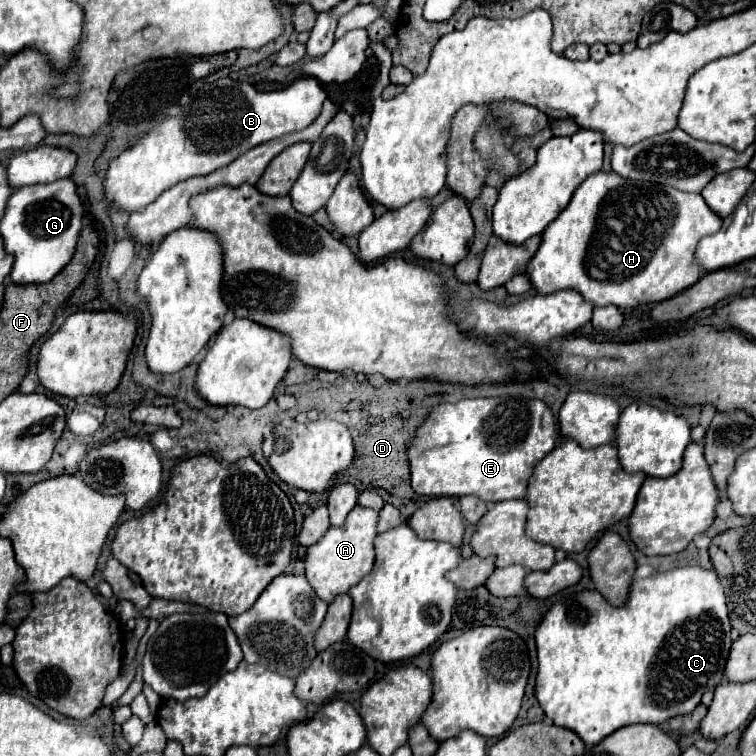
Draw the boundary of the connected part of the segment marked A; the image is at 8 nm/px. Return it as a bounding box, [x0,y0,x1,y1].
[305,508,379,604]

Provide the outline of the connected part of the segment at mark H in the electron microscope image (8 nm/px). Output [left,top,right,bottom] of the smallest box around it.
[527,170,721,310]

